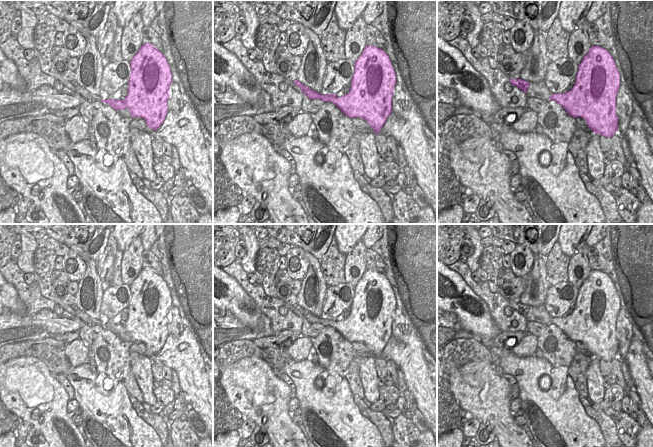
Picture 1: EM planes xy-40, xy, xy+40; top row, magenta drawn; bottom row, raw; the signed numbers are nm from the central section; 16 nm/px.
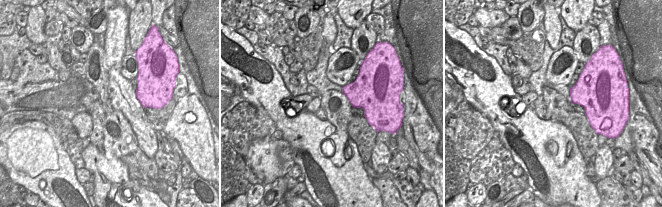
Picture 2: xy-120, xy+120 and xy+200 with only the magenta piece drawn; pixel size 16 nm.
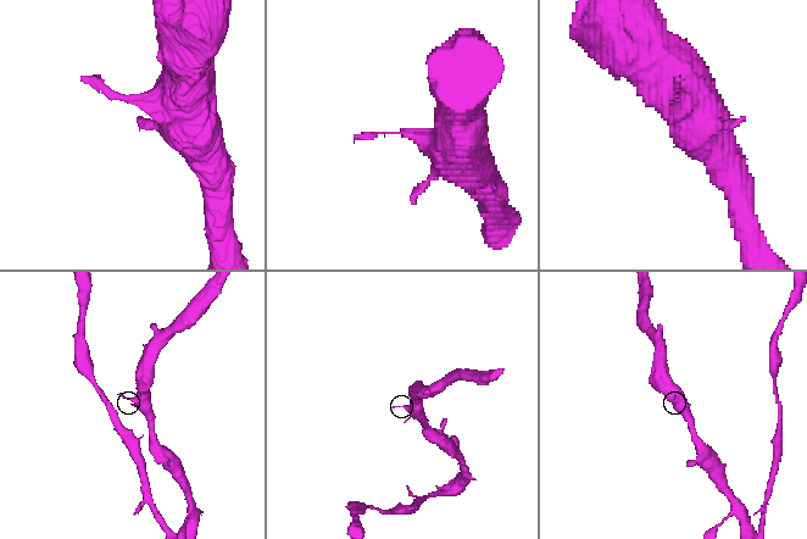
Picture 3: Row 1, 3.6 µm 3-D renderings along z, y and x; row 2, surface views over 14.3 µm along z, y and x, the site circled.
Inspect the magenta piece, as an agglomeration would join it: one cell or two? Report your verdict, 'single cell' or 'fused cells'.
single cell

